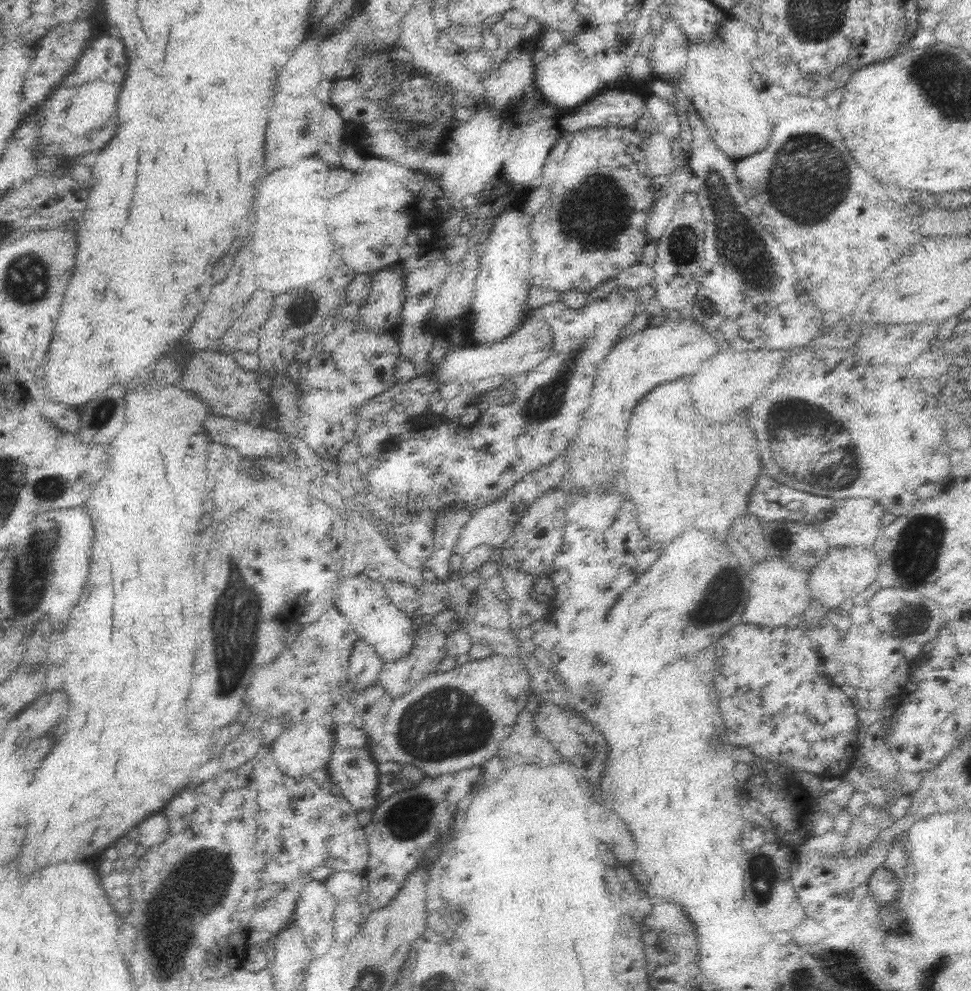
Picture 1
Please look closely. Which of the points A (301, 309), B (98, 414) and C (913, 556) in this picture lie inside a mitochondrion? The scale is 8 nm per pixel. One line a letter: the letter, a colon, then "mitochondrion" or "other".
A: mitochondrion
B: mitochondrion
C: mitochondrion

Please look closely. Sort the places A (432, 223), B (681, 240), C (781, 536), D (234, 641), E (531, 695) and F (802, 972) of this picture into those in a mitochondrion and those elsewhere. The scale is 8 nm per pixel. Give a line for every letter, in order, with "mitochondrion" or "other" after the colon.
A: other
B: mitochondrion
C: mitochondrion
D: mitochondrion
E: other
F: mitochondrion

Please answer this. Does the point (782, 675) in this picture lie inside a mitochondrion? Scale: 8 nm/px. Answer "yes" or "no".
no

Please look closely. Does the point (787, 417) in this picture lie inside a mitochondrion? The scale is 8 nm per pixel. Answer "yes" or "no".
yes

